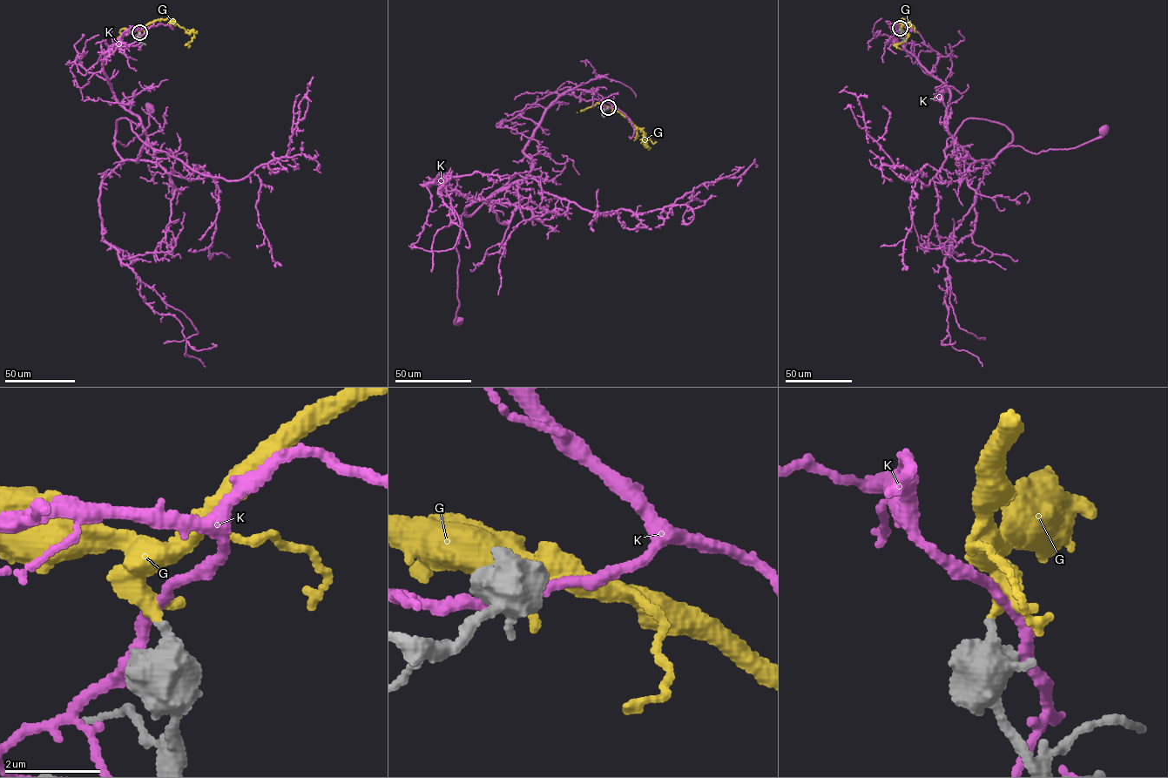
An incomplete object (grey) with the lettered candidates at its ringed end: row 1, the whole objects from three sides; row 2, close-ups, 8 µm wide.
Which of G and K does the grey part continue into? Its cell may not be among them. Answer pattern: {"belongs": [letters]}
{"belongs": ["G"]}

